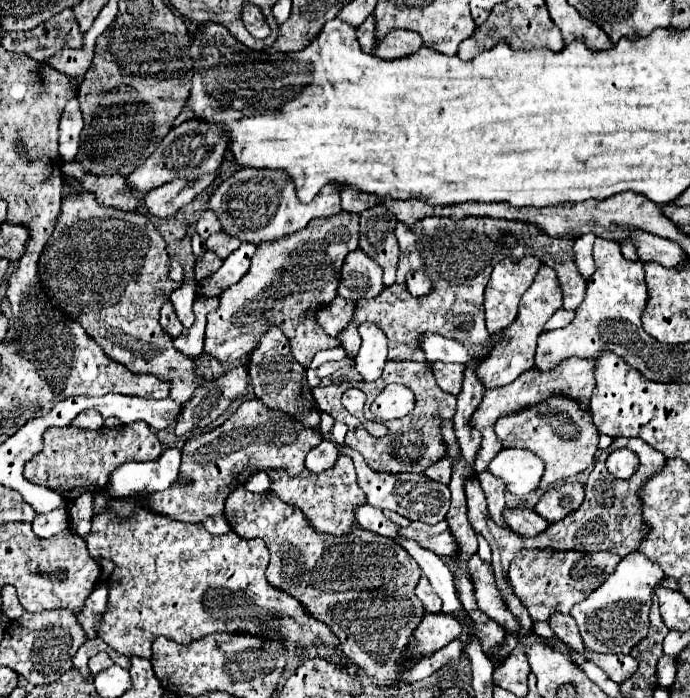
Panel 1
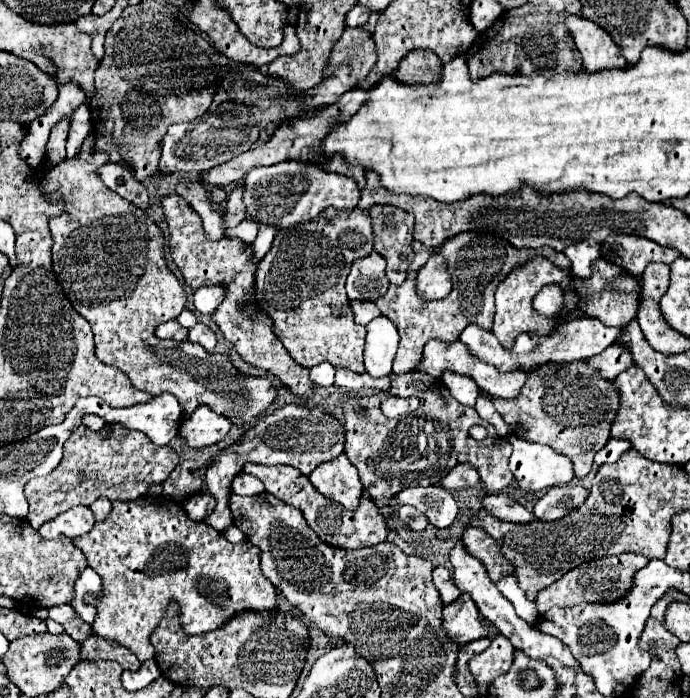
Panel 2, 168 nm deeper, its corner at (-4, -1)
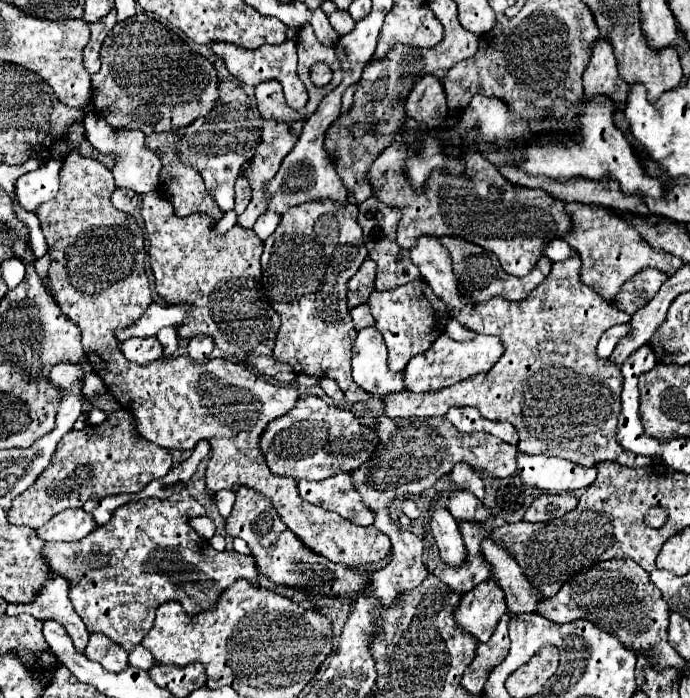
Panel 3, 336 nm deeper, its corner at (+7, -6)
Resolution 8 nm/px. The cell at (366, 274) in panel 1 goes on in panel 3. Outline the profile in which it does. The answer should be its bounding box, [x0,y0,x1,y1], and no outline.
[348,259,376,307]

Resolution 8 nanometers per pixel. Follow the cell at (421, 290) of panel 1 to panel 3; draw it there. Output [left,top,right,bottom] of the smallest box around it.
[384,235,650,469]

